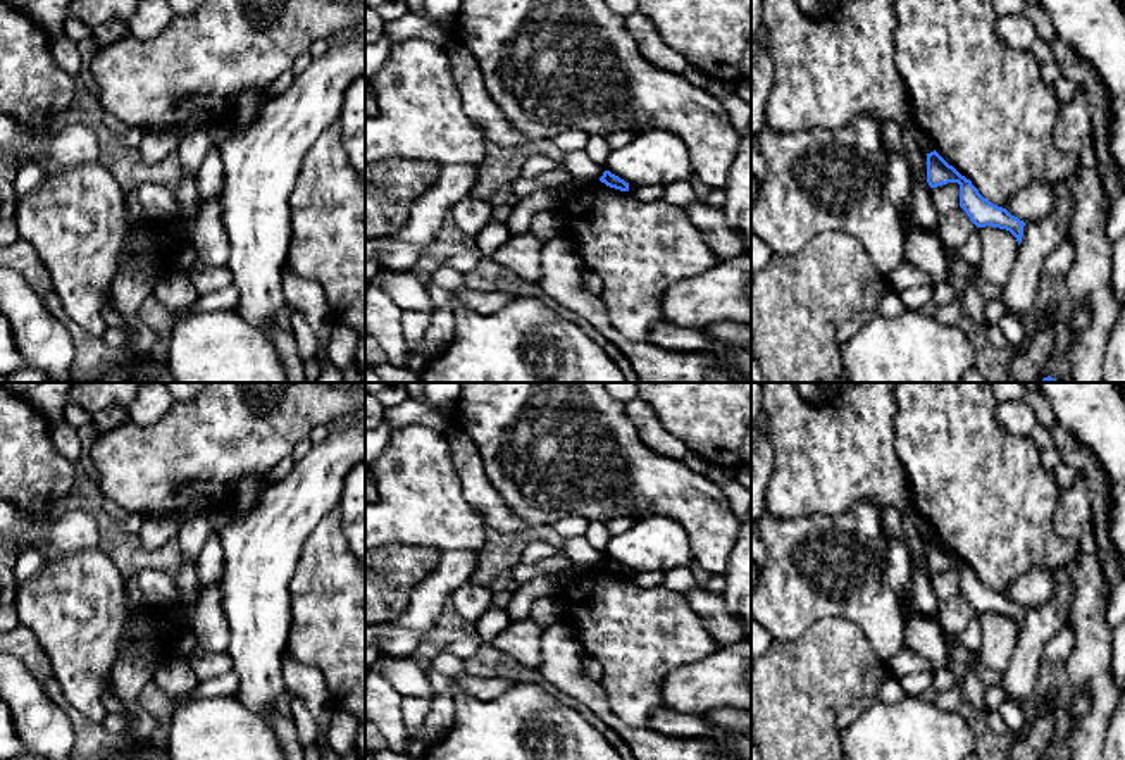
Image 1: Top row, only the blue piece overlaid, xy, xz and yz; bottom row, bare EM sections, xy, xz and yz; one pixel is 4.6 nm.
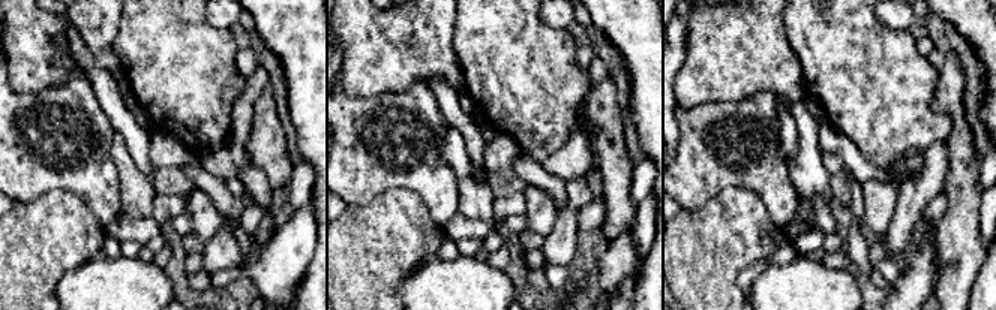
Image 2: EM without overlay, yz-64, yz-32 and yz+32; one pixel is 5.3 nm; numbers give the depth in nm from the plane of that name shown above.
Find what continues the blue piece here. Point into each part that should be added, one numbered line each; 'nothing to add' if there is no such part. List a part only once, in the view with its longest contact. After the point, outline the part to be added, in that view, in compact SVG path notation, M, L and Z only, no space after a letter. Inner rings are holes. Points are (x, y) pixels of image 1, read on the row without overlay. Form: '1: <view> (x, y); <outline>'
nothing to add

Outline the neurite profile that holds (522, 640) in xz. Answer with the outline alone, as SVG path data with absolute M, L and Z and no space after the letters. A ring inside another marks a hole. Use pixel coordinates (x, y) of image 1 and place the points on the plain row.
M531 617L510 622L491 645L513 657L520 665L539 669L543 657L543 631Z

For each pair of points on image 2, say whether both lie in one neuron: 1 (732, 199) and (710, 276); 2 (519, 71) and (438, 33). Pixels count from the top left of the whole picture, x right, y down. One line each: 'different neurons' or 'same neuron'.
1: same neuron
2: different neurons

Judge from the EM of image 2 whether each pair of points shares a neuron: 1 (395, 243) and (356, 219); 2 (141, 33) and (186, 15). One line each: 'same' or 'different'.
1: same
2: same

